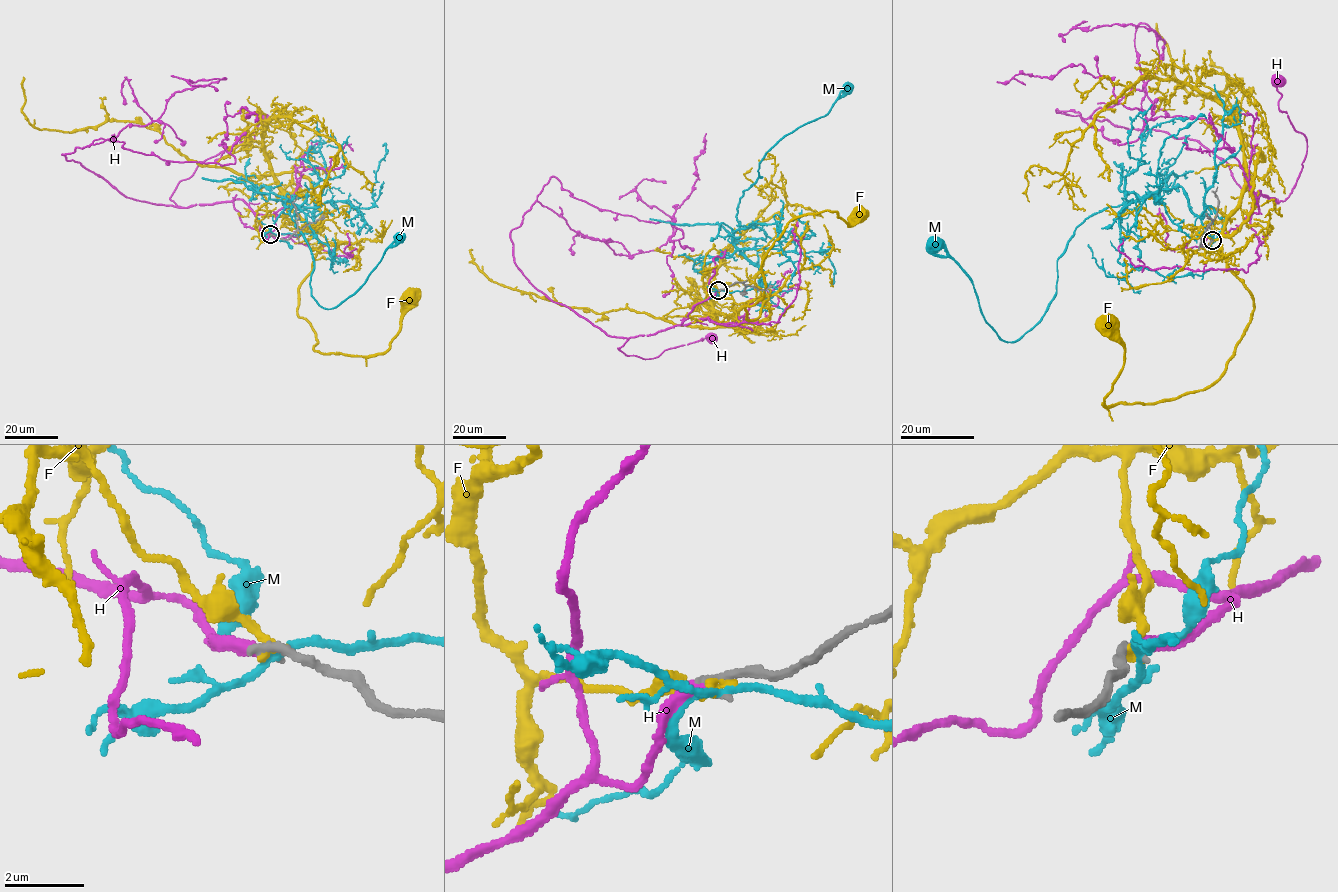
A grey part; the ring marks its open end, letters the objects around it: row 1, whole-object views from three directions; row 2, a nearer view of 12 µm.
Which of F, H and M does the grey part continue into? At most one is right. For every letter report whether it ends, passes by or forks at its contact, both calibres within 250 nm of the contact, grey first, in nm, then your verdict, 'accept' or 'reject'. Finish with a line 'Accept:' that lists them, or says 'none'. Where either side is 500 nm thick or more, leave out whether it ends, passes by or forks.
F: it ends; calibres 280 and 200 nm; reject
H: it ends; calibres 240 and 320 nm; accept
M: it forks; calibres 190 and 170 nm; reject
Accept: H

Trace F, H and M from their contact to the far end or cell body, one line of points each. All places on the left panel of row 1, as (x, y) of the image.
F: (271, 234), (259, 222), (285, 216), (301, 219), (320, 243), (298, 314), (320, 353), (384, 353), (412, 297)
H: (270, 234), (245, 227), (232, 201), (182, 207), (170, 199), (201, 163), (251, 142), (263, 118)
M: (271, 235), (308, 233), (310, 196), (285, 205), (311, 250), (311, 296), (326, 309), (351, 295), (400, 238)

